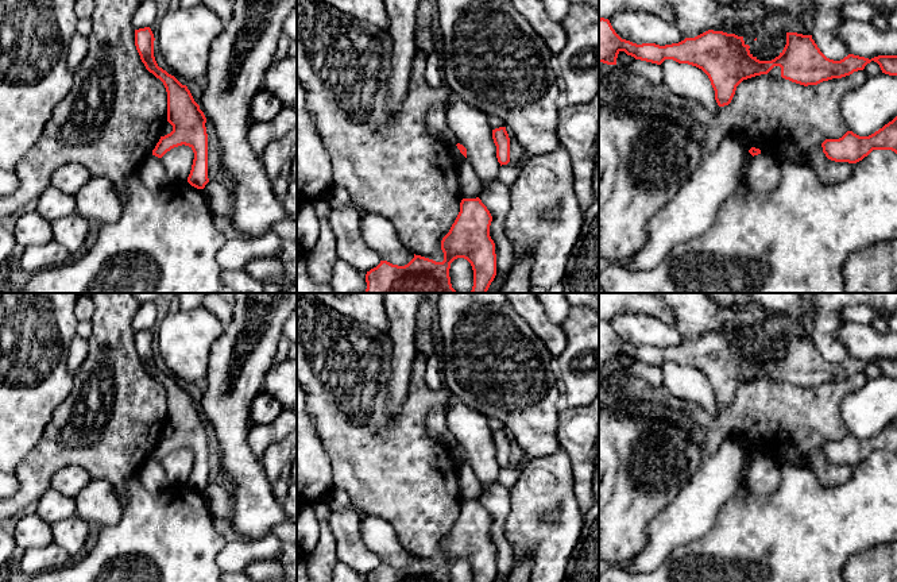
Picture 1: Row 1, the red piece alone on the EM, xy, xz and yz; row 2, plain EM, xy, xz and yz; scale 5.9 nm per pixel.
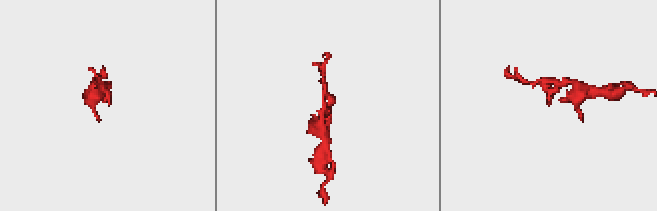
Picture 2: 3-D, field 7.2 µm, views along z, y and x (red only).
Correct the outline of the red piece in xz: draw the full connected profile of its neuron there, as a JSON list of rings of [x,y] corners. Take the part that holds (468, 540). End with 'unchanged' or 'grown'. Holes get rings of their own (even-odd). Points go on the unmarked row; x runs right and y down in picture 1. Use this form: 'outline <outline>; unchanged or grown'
outline [[[479,500],[463,501],[455,525],[441,543],[442,564],[415,556],[405,568],[380,563],[367,574],[366,582],[451,582],[451,566],[457,560],[471,566],[473,582],[494,582],[496,556],[490,539],[491,524],[492,519]]]; unchanged

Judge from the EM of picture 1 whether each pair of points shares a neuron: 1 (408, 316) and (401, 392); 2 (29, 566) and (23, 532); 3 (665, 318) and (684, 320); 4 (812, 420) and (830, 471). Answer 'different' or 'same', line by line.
1: same
2: different
3: different
4: same

